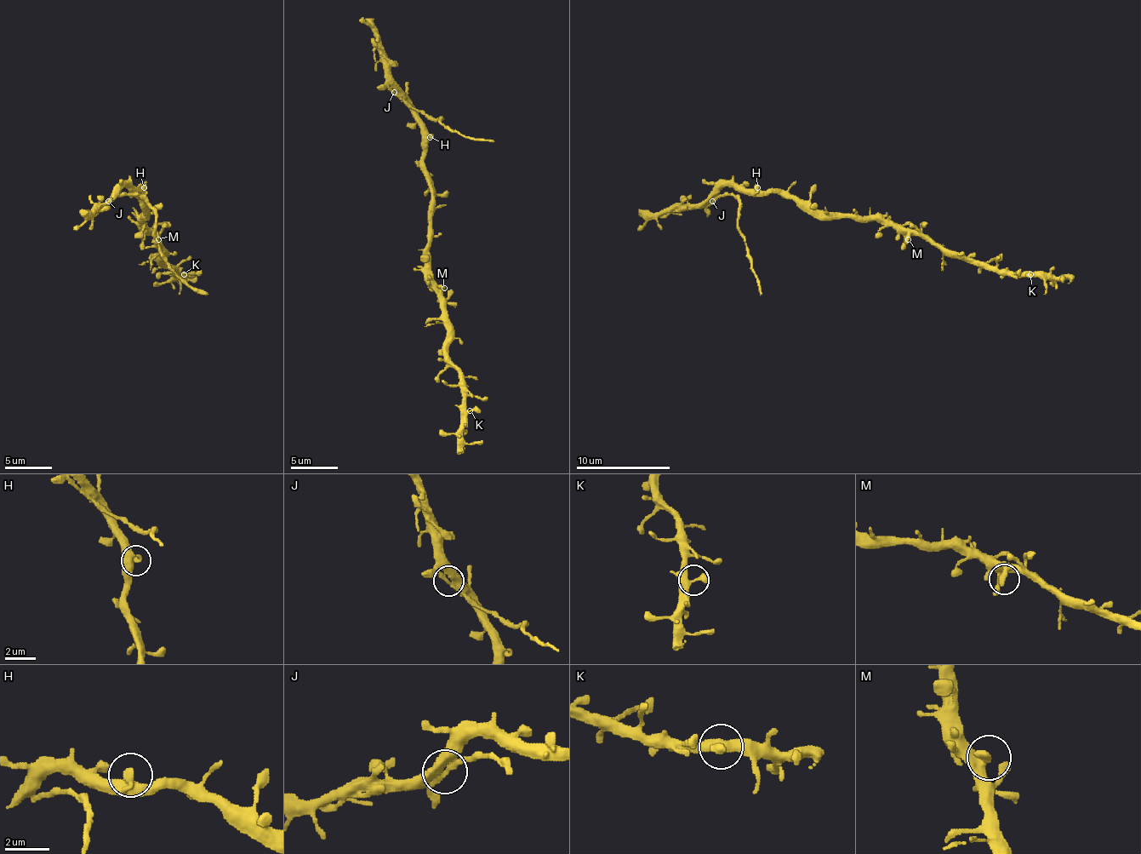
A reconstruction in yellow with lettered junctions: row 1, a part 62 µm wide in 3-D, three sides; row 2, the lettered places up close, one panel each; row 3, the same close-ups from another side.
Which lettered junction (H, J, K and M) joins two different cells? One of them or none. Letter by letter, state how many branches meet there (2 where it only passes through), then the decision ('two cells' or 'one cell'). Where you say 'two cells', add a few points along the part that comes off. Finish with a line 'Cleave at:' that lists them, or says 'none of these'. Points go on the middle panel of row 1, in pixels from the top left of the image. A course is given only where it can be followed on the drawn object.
H: branches 2; one cell
J: branches 2; two cells; course (394, 92), (430, 118), (442, 118), (448, 130), (493, 141)
K: branches 2; one cell
M: branches 2; one cell
Cleave at: J

